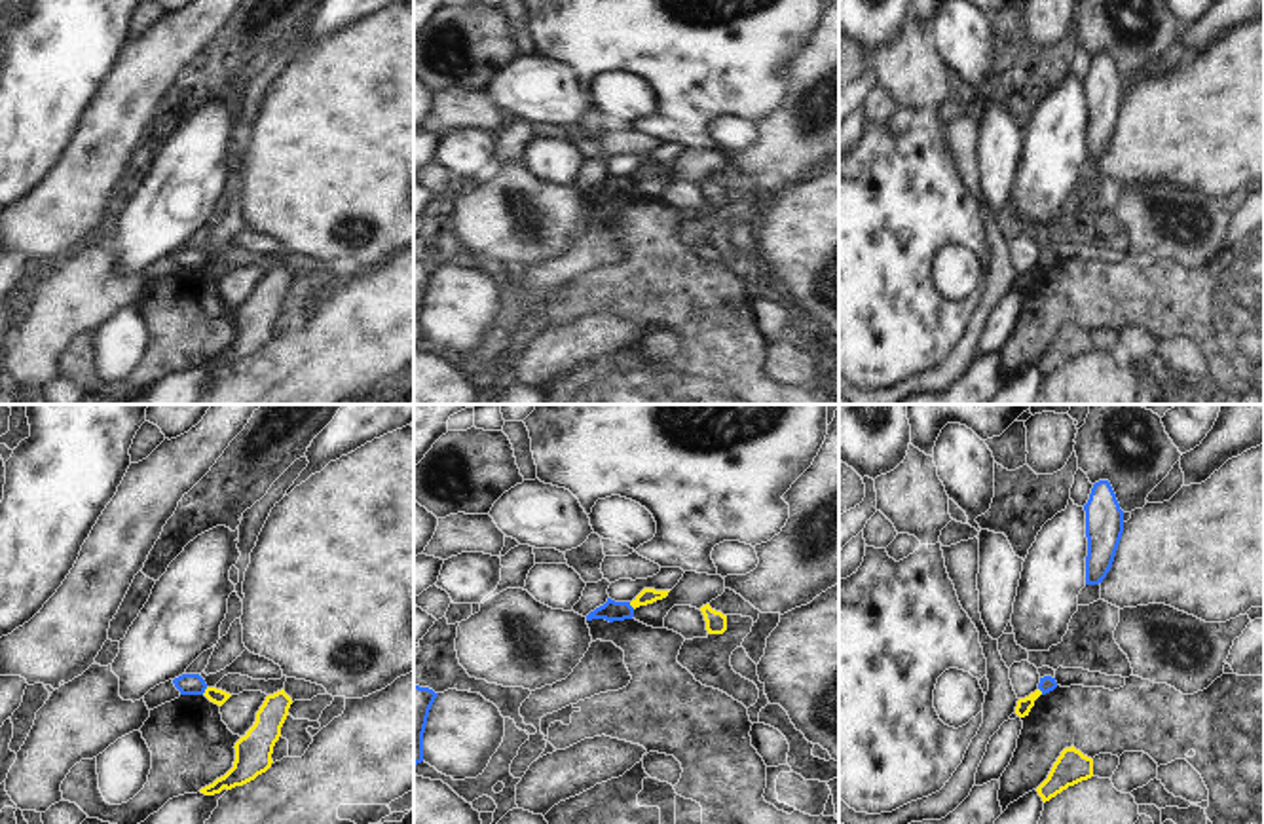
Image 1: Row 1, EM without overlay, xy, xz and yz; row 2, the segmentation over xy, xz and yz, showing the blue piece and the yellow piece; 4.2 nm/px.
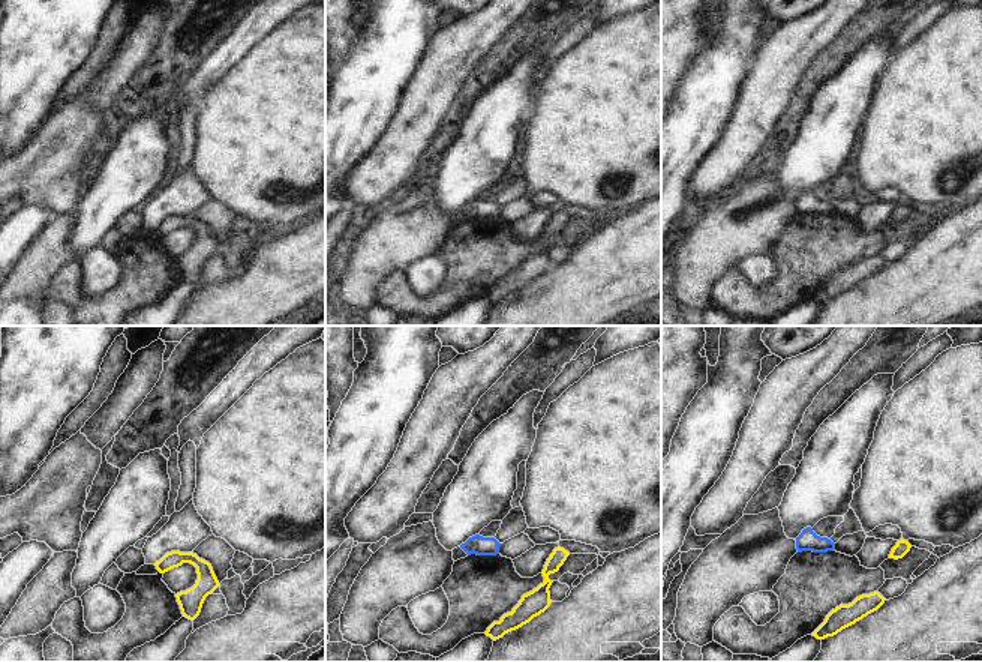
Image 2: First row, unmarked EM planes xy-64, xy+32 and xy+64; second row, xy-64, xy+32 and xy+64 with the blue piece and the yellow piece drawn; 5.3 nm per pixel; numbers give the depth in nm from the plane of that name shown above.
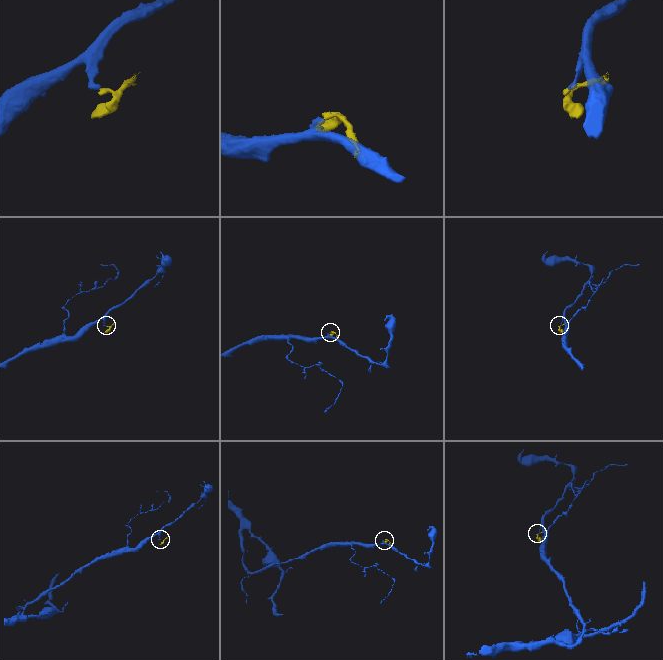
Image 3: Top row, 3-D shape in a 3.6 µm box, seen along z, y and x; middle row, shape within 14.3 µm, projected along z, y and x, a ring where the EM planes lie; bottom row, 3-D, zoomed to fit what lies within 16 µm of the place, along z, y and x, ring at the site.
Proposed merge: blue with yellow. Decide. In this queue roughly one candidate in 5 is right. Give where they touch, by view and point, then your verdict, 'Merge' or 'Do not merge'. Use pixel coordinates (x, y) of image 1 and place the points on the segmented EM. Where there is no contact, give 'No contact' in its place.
Touches blue at xy (204, 692). Do not merge.

